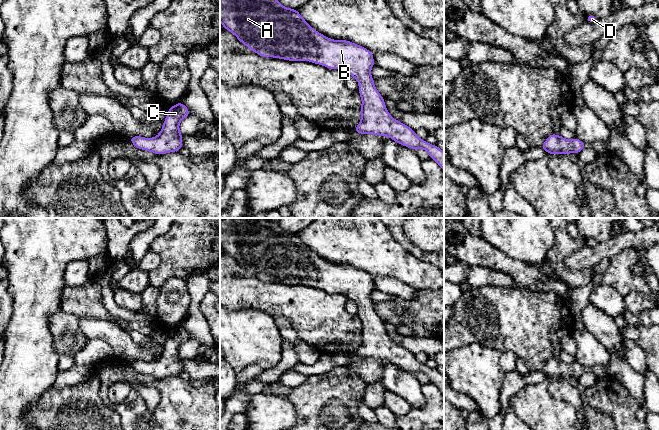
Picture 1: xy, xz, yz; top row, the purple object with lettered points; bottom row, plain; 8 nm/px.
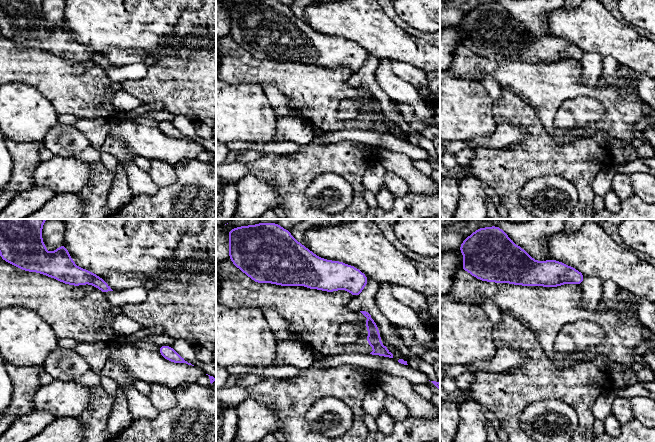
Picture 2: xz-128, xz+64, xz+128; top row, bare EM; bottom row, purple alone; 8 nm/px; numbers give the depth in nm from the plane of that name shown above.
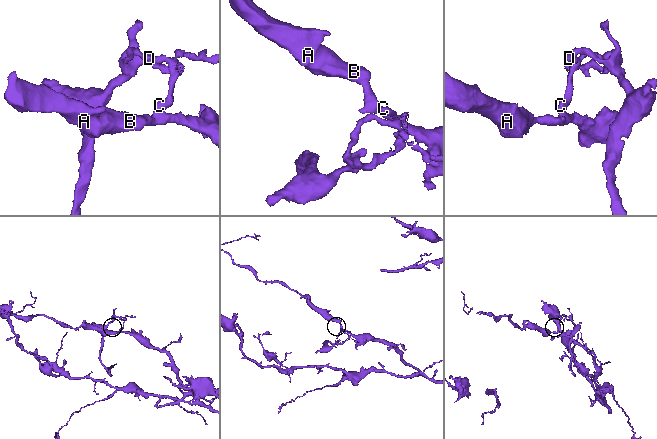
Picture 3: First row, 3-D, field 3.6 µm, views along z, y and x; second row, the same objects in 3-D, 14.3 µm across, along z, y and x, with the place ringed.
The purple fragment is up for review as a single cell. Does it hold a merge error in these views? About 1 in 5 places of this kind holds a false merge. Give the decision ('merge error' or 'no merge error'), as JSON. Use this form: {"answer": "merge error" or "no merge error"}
{"answer": "no merge error"}

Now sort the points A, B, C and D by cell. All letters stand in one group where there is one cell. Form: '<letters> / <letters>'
A B C D

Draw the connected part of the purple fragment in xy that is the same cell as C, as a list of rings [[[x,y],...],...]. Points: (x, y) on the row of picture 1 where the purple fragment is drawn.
[[[180,101],[168,108],[162,130],[154,138],[130,136],[129,140],[136,148],[163,155],[169,152],[178,152],[183,148],[179,123],[190,114],[189,109]]]

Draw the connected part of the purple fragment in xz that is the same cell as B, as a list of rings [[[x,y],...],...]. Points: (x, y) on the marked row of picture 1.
[[[220,0],[220,22],[246,47],[261,57],[273,57],[288,61],[310,61],[328,69],[342,69],[359,83],[362,100],[361,122],[353,128],[359,134],[387,136],[410,149],[424,149],[444,171],[444,152],[438,145],[420,139],[415,130],[393,119],[377,91],[370,70],[375,65],[373,53],[348,40],[333,40],[312,28],[297,9],[286,8],[278,0]]]

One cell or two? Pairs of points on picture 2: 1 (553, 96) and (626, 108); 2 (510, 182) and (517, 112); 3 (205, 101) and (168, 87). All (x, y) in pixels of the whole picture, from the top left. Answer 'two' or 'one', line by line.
1: one
2: one
3: one

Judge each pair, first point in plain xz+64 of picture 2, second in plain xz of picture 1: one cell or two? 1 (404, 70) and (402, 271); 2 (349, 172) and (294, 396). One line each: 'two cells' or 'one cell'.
1: two cells
2: one cell

